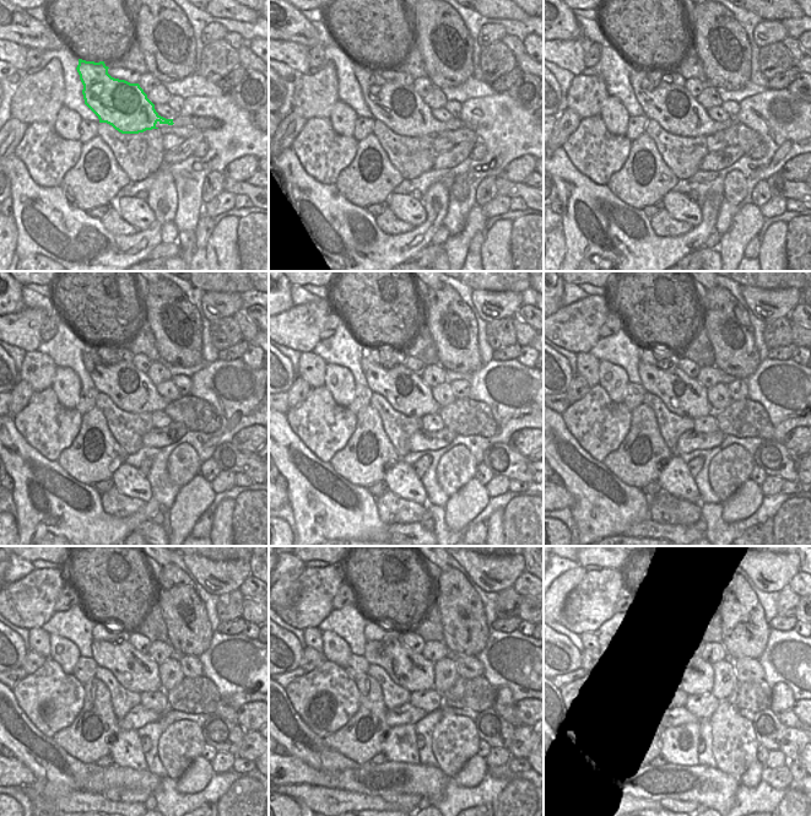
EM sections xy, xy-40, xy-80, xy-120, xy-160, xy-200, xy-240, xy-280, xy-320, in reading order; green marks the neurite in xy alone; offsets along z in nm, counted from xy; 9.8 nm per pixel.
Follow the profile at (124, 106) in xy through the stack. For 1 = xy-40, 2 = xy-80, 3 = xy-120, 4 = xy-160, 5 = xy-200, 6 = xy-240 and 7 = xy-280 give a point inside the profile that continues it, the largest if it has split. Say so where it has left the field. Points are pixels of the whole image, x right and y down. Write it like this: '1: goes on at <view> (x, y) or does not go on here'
1: goes on at xy-40 (399, 107)
2: goes on at xy-80 (676, 111)
3: goes on at xy-120 (131, 390)
4: goes on at xy-160 (406, 393)
5: goes on at xy-200 (685, 396)
6: goes on at xy-240 (135, 671)
7: goes on at xy-280 (412, 671)

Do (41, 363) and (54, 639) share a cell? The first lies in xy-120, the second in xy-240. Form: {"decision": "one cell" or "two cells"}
{"decision": "two cells"}

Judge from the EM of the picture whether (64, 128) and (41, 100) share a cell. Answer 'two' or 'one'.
two

